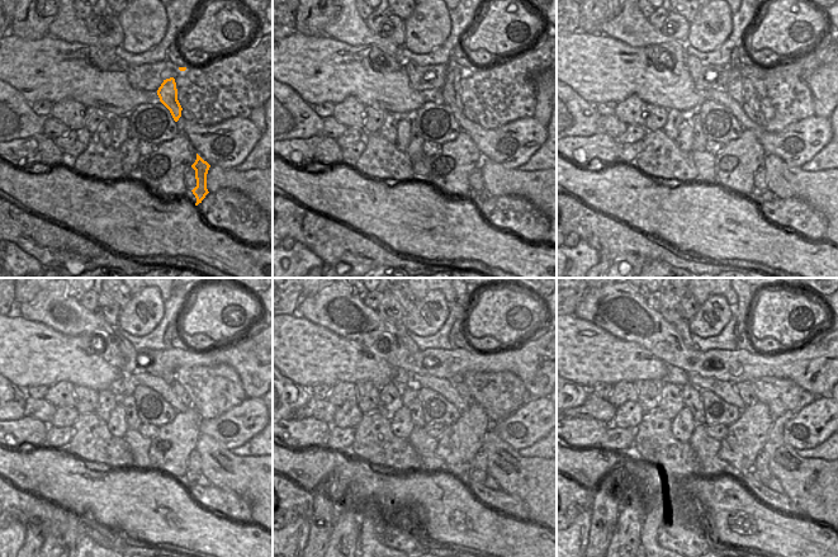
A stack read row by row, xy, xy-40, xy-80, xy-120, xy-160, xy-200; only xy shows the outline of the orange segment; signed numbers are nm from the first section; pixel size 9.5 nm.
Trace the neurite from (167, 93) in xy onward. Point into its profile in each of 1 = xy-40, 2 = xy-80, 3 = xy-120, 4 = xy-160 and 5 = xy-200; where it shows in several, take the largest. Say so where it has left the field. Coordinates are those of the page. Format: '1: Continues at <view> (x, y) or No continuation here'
1: Continues at xy-40 (450, 91)
2: Continues at xy-80 (734, 86)
3: Continues at xy-120 (173, 330)
4: Continues at xy-160 (457, 327)
5: Continues at xy-200 (743, 305)

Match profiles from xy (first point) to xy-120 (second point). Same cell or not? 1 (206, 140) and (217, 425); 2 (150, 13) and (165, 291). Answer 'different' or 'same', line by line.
1: same
2: different

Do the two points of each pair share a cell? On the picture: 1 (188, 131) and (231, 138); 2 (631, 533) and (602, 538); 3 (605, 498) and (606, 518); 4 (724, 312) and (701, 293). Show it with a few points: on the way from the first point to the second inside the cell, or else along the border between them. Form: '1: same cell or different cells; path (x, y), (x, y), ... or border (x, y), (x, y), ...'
1: same cell; path (198, 135), (203, 138), (221, 138)
2: different cells; border (618, 508), (618, 523), (609, 543)
3: same cell; path (605, 503), (605, 513)
4: different cells; border (700, 305), (711, 296), (721, 294), (730, 307)

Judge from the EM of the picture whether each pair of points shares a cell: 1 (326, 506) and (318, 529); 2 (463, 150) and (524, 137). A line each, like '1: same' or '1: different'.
1: same
2: different

